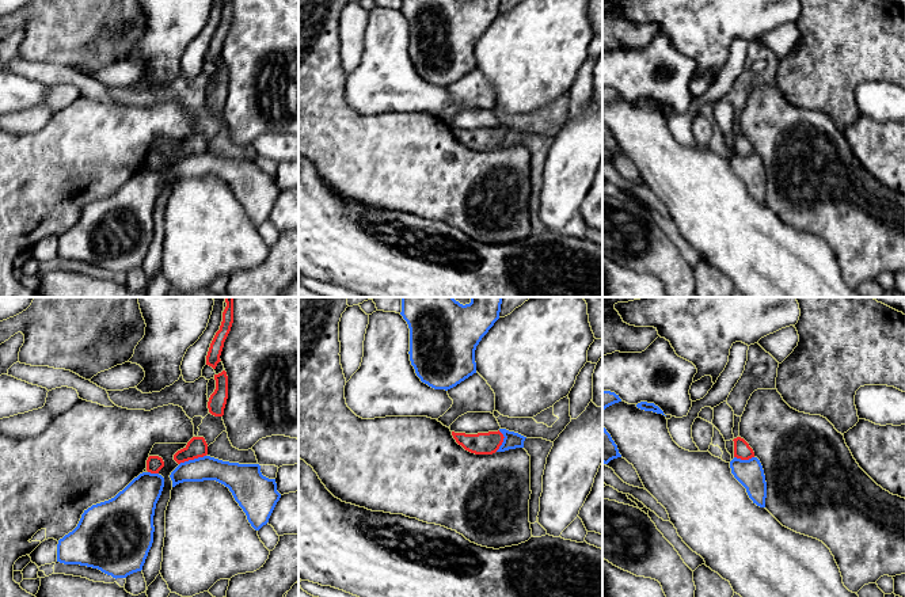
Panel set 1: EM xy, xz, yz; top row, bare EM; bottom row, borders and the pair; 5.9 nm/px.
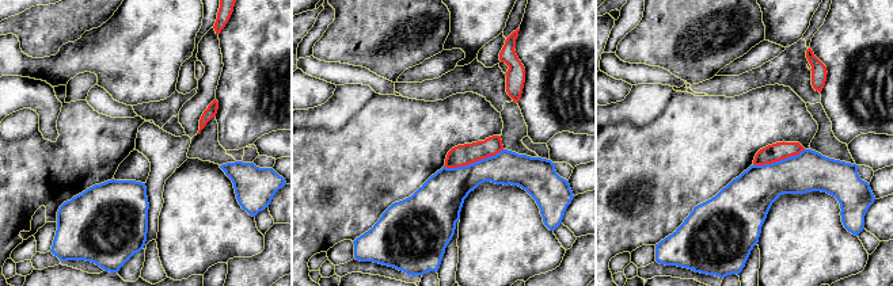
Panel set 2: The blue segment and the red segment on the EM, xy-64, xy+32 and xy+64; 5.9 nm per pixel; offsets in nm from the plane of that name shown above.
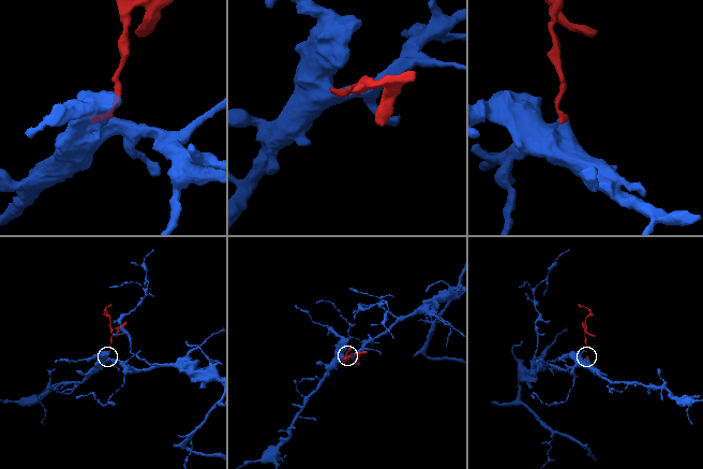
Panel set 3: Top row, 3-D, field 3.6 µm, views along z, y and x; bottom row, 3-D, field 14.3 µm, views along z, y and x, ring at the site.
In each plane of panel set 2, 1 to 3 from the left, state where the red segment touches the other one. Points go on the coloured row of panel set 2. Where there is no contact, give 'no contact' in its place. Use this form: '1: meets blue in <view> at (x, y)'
1: no contact
2: meets blue in xy+32 at (475, 161)
3: meets blue in xy+64 at (778, 161)

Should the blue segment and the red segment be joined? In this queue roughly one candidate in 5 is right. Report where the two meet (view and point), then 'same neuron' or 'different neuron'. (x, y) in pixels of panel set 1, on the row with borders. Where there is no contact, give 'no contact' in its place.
xy (191, 460) | different neuron

